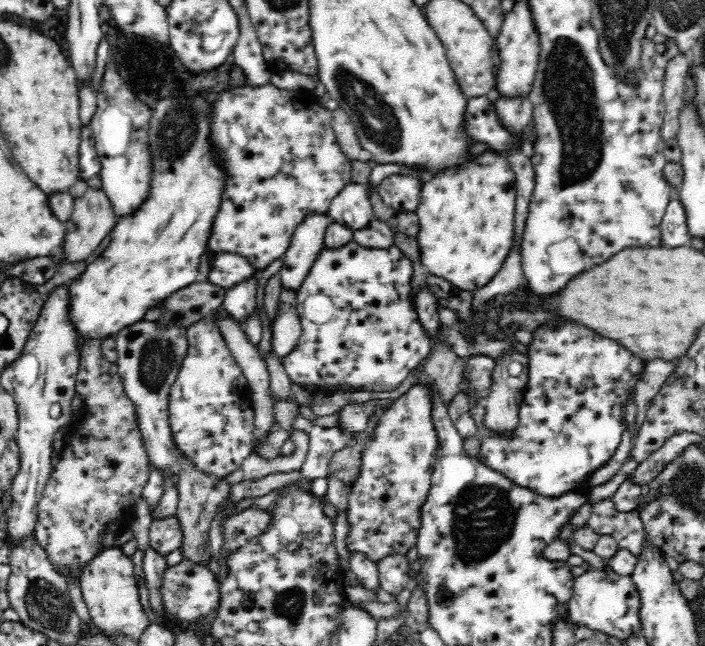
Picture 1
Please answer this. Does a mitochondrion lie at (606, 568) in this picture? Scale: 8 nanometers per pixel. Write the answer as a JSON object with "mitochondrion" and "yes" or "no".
{"mitochondrion":"no"}

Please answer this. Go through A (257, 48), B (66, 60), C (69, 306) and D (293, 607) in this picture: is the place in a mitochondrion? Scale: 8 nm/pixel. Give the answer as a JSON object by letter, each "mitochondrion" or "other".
{"A":"other","B":"other","C":"other","D":"mitochondrion"}

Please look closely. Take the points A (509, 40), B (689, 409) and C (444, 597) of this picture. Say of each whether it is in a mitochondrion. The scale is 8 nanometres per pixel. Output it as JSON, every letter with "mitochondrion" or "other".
{"A":"other","B":"other","C":"mitochondrion"}

